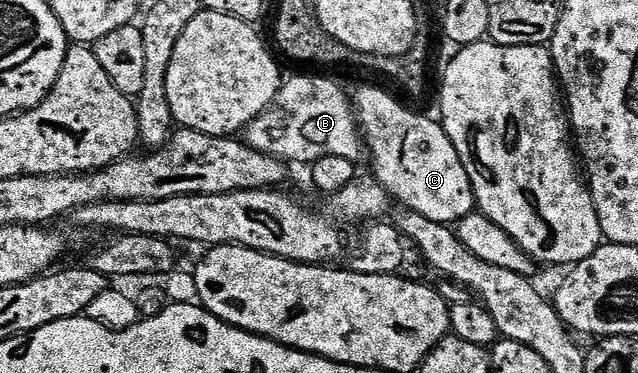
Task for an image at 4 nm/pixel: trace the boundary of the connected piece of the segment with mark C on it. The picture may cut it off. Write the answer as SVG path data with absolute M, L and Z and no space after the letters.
M373 85L363 86L357 94L354 92L351 104L368 160L373 160L372 176L398 206L419 211L419 215L427 215L427 219L450 227L474 212L471 179L440 120L433 118L432 121L421 113L412 113L391 94Z

